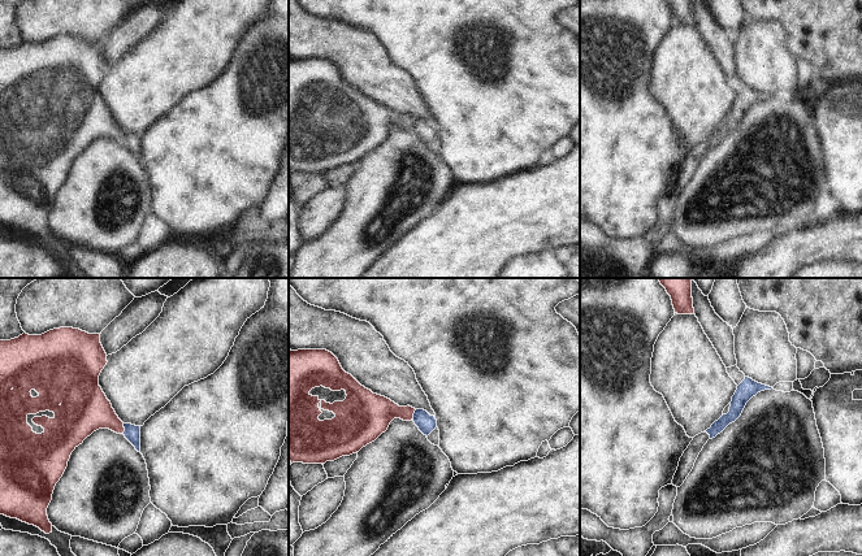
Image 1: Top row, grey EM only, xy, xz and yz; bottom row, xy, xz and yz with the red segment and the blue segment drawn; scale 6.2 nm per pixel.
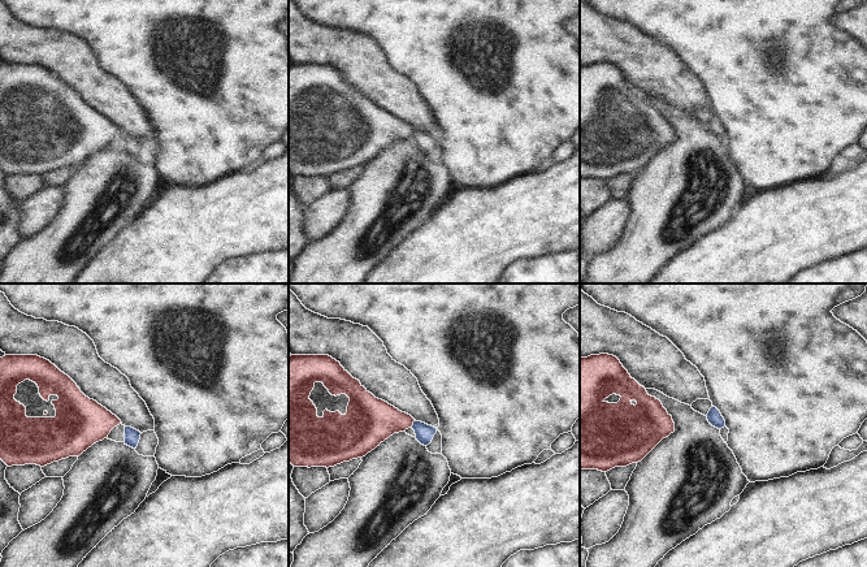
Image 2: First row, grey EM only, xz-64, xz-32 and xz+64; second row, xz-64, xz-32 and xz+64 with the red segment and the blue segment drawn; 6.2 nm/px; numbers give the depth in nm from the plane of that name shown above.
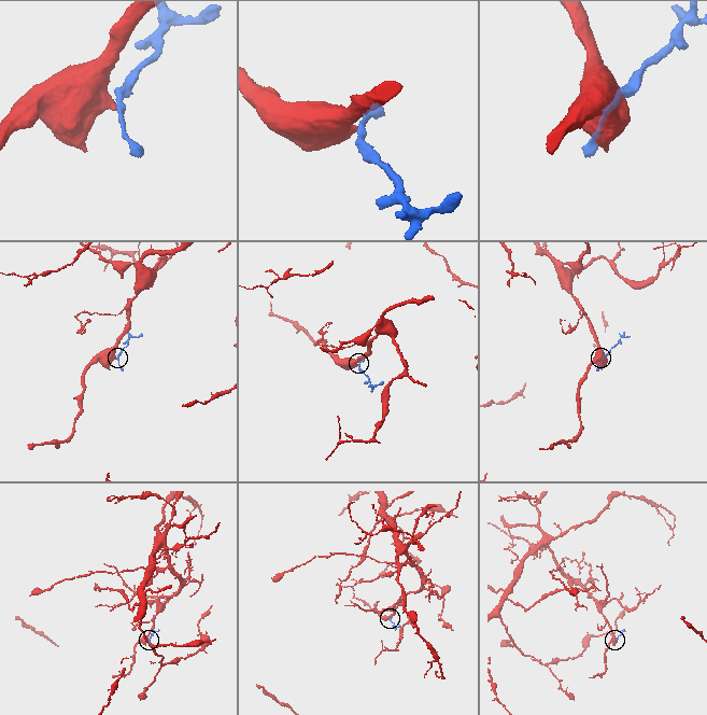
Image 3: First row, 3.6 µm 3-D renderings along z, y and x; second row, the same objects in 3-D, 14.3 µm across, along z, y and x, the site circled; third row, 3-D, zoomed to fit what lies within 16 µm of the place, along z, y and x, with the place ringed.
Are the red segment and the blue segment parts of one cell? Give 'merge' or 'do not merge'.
do not merge

